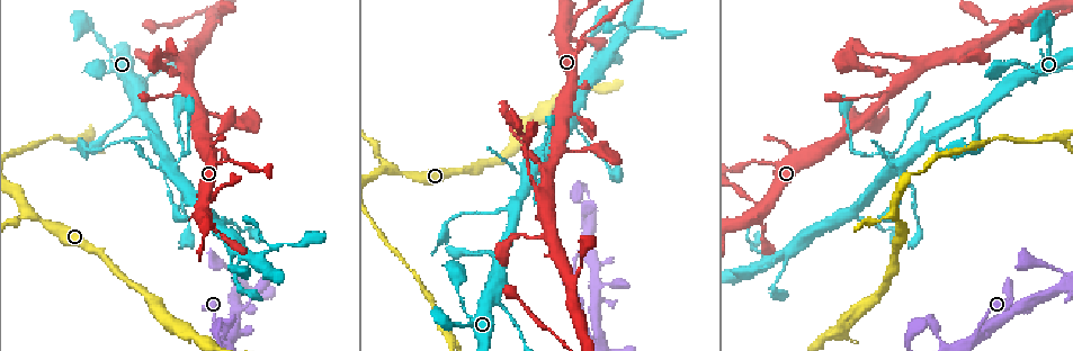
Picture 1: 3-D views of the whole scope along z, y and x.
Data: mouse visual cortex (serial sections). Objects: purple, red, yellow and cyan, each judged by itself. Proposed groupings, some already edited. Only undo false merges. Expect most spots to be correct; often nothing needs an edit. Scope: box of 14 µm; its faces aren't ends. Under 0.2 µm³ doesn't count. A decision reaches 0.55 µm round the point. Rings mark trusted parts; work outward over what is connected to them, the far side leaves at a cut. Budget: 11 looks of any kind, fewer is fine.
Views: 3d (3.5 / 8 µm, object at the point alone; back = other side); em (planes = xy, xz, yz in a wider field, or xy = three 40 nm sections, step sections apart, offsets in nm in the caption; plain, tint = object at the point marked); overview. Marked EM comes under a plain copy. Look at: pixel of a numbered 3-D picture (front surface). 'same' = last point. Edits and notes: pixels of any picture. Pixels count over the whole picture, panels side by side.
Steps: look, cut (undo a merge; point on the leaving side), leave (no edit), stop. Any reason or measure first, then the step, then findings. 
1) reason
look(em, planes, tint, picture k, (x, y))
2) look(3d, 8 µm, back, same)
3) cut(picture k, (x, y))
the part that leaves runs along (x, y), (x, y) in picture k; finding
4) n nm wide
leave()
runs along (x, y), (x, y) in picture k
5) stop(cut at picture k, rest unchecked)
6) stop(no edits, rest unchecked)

arms part here
look(3d, 8 µm, picture 1, (31, 212))

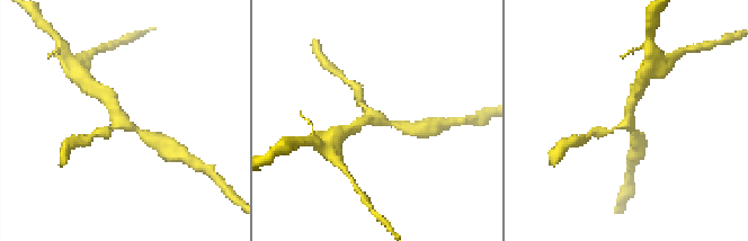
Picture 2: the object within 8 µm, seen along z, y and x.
need the tissue
look(em, planes, tint, picture 2, (122, 121))

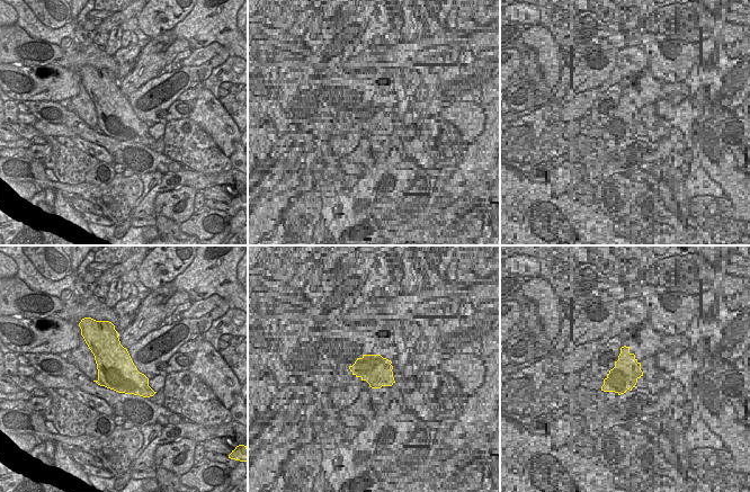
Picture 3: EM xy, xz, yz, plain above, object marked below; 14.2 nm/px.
550 nm wide
leave()
runs along (151, 140), (122, 122), (104, 96) in picture 2; all the same cell

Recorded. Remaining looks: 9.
three arms meet
look(3d, 3.5 µm, back, picture 1, (546, 176))

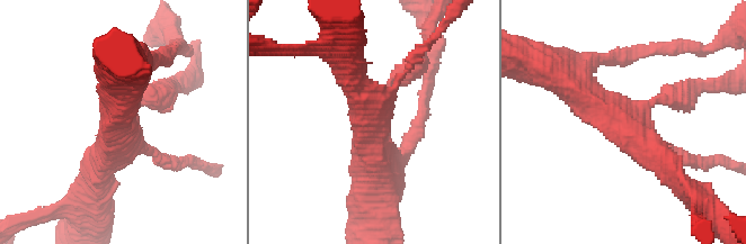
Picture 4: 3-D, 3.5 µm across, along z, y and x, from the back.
now the EM
look(em, xy, step 3, tint, picture 4, (370, 119))

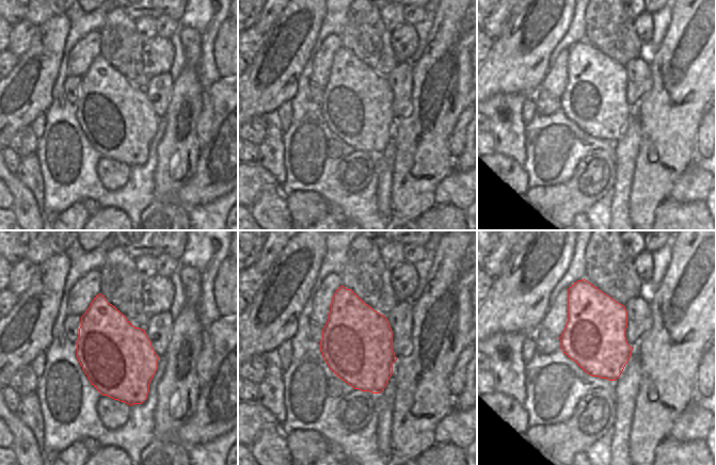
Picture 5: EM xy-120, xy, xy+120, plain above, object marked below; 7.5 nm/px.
leave()
runs along (677, 179), (658, 154), (568, 86) in picture 4; continuous, no second cell

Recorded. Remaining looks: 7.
calibre changes
look(3d, 3.5 µm, picture 1, (162, 68))

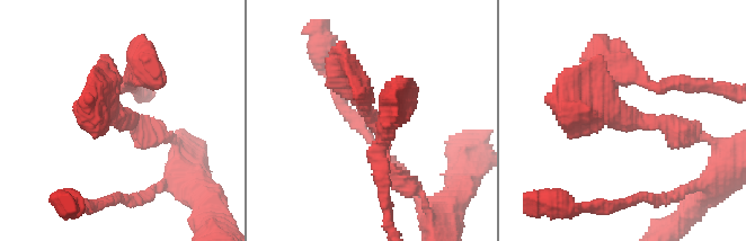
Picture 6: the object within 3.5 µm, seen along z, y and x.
leave()
runs along (398, 177), (346, 62) in picture 6; one cell here

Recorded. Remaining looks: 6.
sudden change in width
look(3d, 3.5 µm, picture 1, (767, 162))

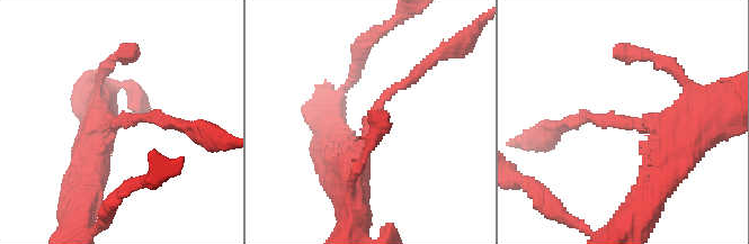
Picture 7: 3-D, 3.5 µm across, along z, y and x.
arms of 150, 400 nm; now the EM
look(em, planes, tint, picture 7, (617, 122))

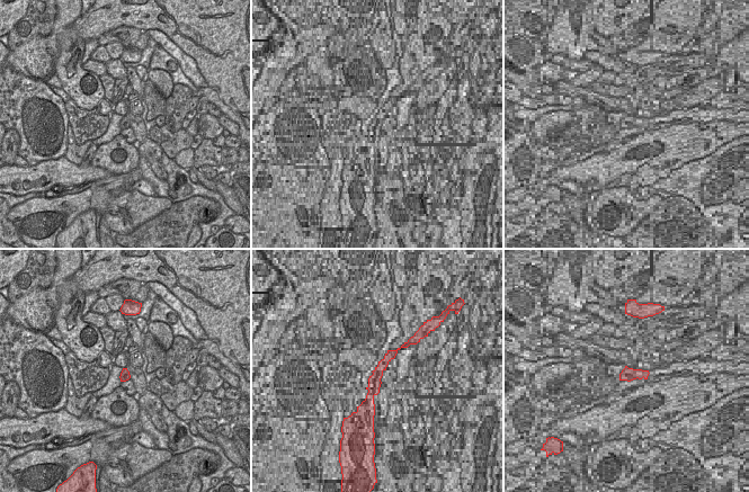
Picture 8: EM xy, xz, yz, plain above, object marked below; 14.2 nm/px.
130 nm wide
leave()
runs along (344, 181), (372, 111), (430, 63) in picture 7; all the same cell

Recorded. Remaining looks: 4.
stop(no edits, rest unchecked)

